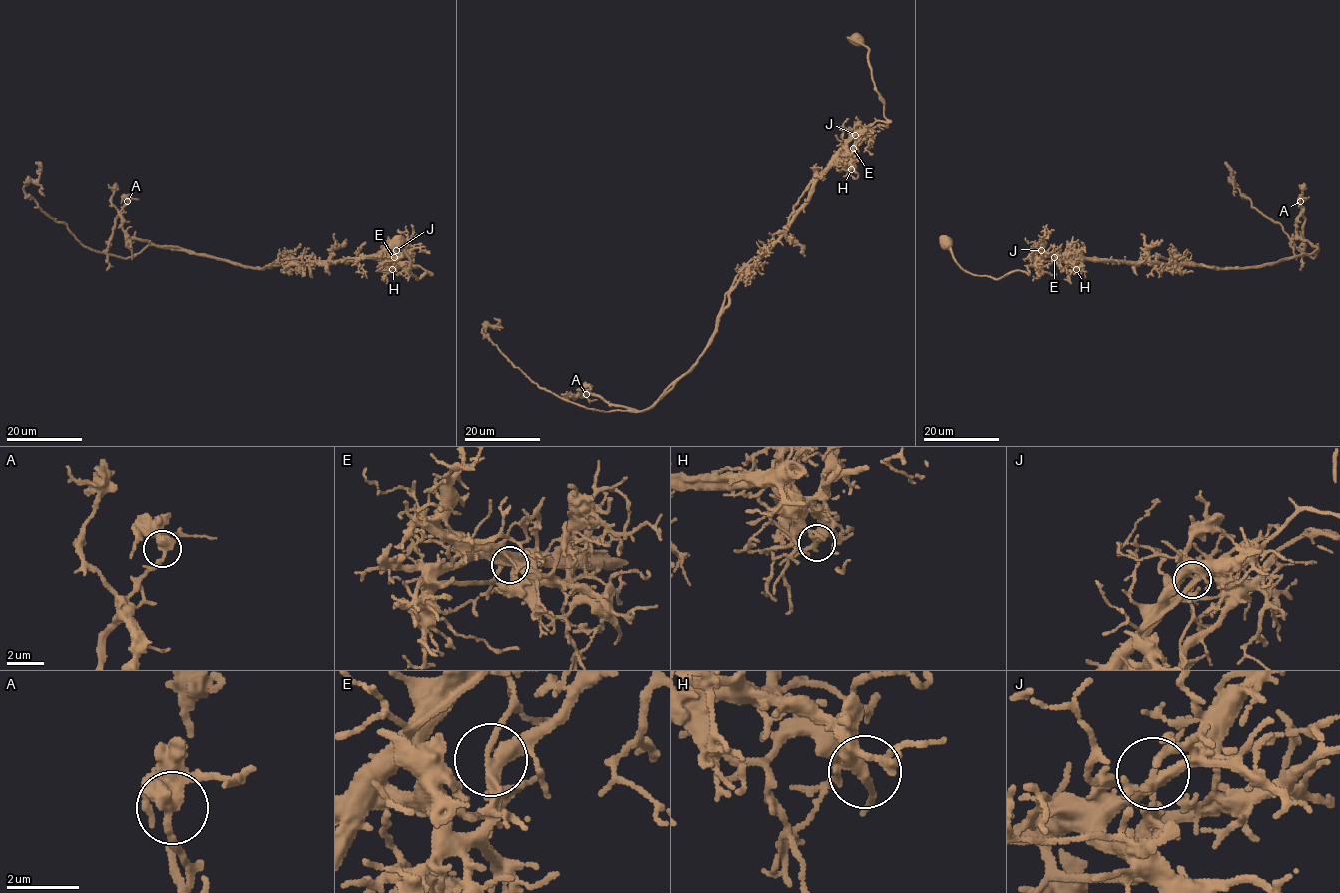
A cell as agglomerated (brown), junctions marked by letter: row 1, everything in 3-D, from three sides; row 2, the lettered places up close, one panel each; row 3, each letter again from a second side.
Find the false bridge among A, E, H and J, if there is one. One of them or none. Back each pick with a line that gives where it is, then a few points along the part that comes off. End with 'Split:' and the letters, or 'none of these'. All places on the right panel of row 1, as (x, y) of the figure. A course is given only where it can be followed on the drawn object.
E: (1054, 257) | (1054, 258), (1046, 253), (1255, 268), (1310, 255), (1317, 248), (1297, 234), (1297, 219), (1302, 216), (1300, 270)
Split: E

